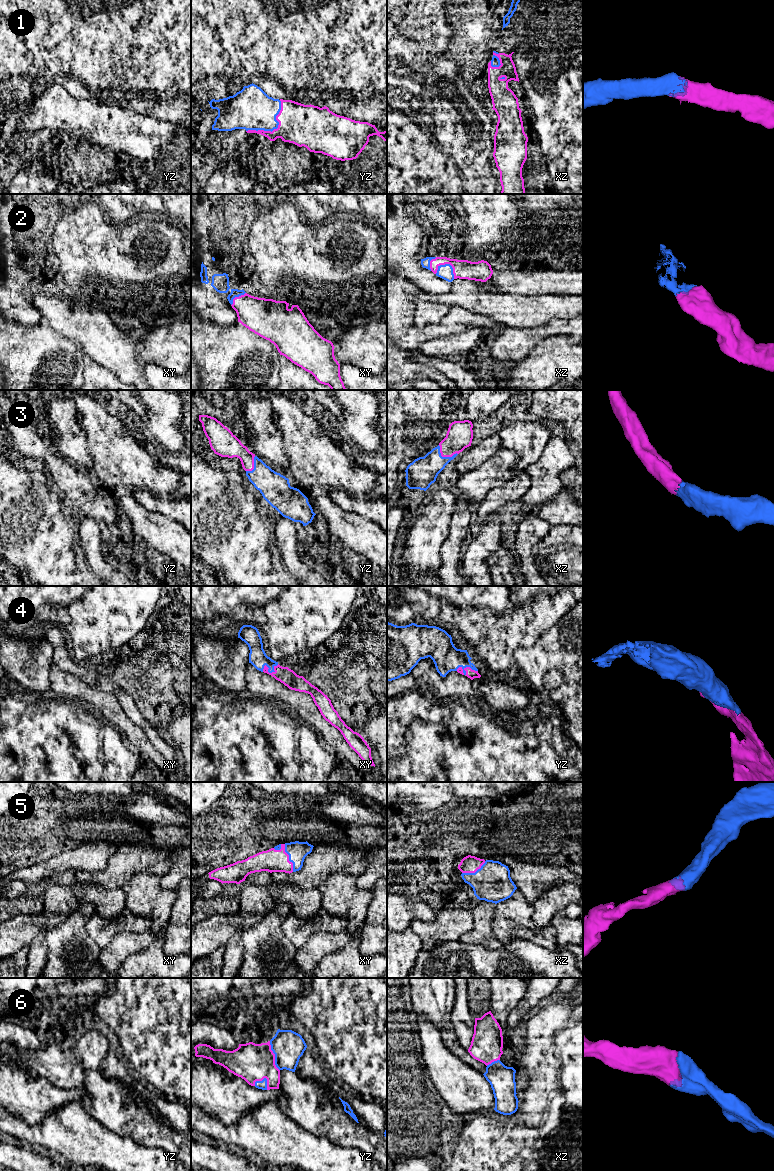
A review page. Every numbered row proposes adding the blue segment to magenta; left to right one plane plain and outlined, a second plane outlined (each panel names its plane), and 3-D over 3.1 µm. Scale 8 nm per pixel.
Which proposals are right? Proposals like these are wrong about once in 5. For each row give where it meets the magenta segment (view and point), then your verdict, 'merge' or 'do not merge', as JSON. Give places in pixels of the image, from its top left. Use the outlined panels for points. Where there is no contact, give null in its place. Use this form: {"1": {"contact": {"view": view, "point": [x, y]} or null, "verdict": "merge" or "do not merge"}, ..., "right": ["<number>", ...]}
{"1": {"contact": {"view": "yz", "point": [274, 129]}, "verdict": "merge"}, "2": {"contact": {"view": "xz", "point": [450, 264]}, "verdict": "merge"}, "3": {"contact": {"view": "xz", "point": [444, 456]}, "verdict": "merge"}, "4": {"contact": {"view": "yz", "point": [467, 667]}, "verdict": "merge"}, "5": {"contact": {"view": "xy", "point": [288, 858]}, "verdict": "merge"}, "6": {"contact": {"view": "yz", "point": [274, 1056]}, "verdict": "merge"}, "right": ["1", "2", "3", "4", "5", "6"]}

